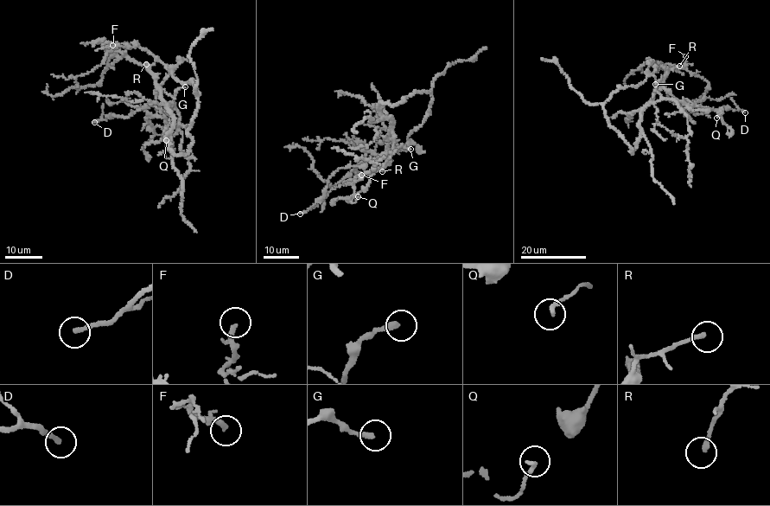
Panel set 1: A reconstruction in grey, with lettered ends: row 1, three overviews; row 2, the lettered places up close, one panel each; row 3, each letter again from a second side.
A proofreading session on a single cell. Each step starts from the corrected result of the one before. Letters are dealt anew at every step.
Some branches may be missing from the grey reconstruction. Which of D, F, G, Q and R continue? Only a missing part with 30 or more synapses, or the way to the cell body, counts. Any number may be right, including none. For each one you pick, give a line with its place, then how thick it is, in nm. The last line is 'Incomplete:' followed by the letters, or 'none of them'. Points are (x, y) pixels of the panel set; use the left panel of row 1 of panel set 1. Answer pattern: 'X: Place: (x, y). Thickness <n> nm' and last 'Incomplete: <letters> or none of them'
G: Place: (185, 86). Thickness 260 nm
Incomplete: G

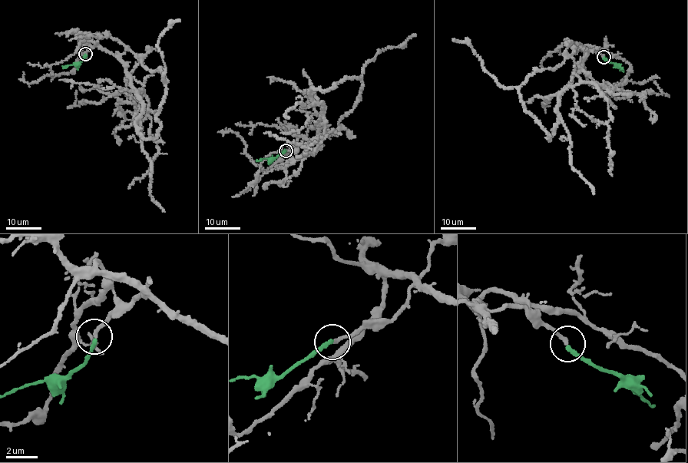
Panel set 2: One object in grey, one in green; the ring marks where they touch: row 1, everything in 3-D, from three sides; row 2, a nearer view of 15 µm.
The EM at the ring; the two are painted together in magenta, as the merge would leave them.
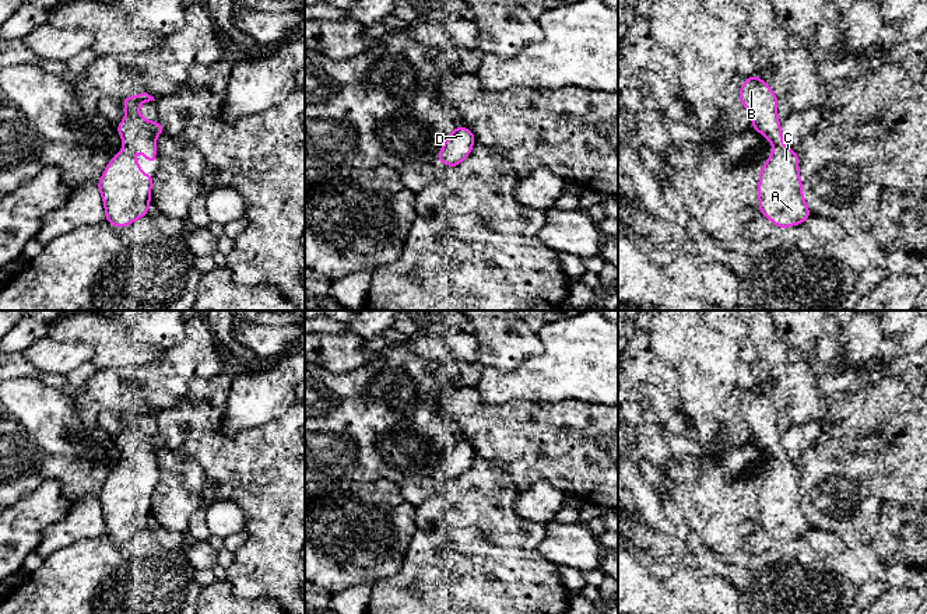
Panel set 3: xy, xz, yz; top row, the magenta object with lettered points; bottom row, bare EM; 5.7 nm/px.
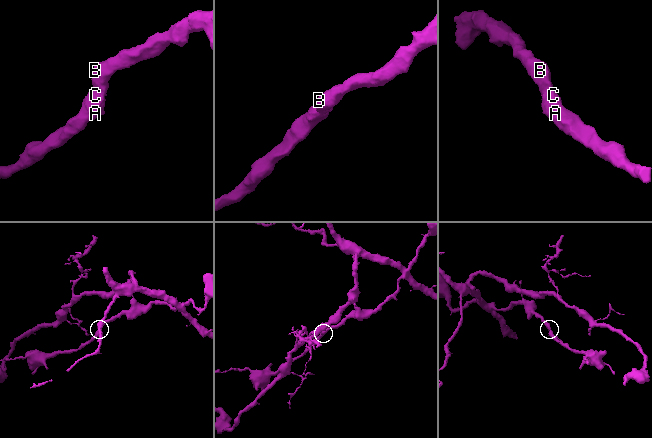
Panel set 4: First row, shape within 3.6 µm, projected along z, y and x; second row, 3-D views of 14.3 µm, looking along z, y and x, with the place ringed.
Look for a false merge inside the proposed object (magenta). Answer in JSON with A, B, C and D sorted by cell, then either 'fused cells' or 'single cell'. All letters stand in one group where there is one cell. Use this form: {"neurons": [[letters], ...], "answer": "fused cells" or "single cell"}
{"neurons": [["A", "B", "C", "D"]], "answer": "single cell"}

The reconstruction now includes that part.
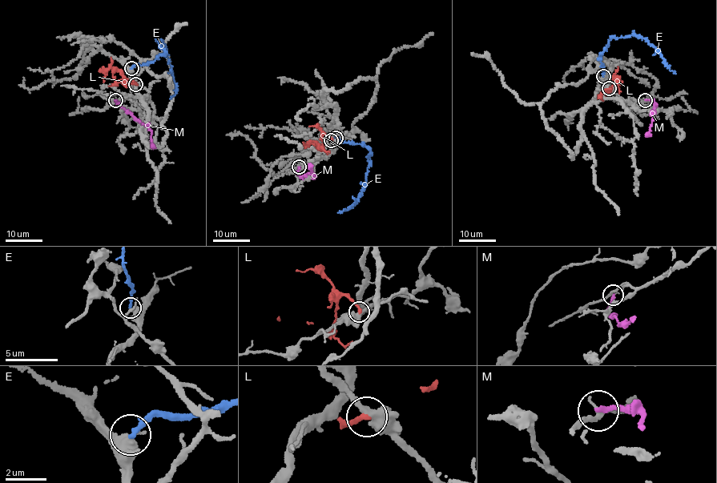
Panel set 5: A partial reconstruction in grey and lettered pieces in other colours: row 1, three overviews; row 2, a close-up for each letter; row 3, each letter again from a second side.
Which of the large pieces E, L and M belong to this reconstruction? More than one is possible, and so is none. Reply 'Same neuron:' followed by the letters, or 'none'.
Same neuron: none

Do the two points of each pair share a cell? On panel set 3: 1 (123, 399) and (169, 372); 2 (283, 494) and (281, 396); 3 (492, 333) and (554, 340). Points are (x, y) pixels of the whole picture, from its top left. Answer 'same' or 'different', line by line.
1: same
2: different
3: different

